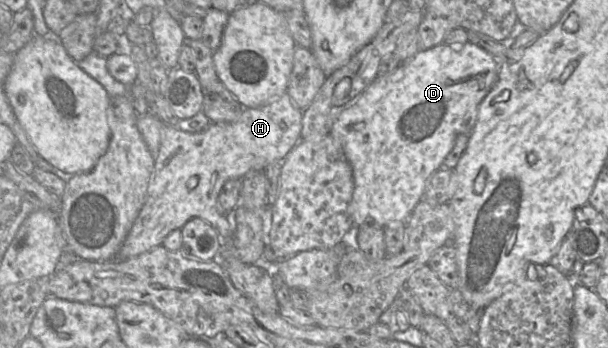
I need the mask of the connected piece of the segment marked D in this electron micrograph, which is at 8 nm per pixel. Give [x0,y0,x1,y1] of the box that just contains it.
[331,42,498,228]

